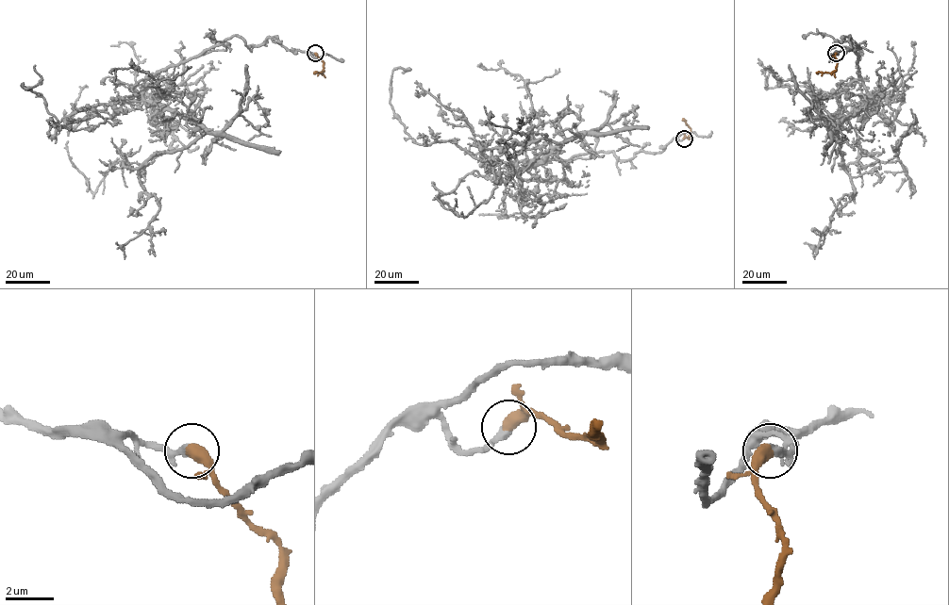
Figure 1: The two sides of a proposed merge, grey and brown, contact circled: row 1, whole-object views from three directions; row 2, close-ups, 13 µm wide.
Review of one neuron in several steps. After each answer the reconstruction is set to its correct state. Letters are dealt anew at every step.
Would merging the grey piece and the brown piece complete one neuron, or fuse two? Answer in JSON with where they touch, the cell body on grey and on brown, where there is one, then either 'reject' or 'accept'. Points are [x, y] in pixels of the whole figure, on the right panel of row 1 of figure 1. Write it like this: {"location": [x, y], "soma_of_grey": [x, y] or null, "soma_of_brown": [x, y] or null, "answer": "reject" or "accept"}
{"location": [836, 53], "soma_of_grey": null, "soma_of_brown": null, "answer": "accept"}

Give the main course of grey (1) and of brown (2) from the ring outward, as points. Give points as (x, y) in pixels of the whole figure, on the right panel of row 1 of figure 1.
1: (836, 53), (857, 45), (850, 36), (868, 99), (837, 126), (841, 164), (899, 161), (913, 192), (895, 141)
2: (836, 53), (836, 69), (816, 73)

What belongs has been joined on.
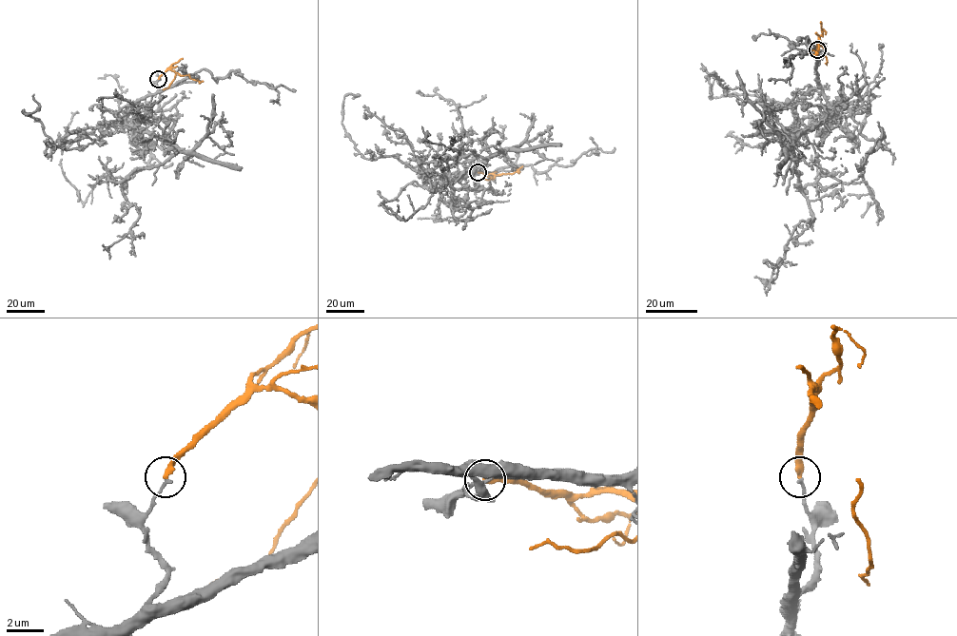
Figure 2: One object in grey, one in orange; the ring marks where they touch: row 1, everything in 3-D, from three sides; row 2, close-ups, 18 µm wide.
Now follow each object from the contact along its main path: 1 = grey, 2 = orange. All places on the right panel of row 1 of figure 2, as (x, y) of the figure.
1: (817, 49), (829, 111), (792, 143), (791, 170), (802, 190), (821, 174), (864, 182), (881, 219), (860, 159)
2: (817, 49), (819, 37), (819, 49), (815, 54), (809, 53)

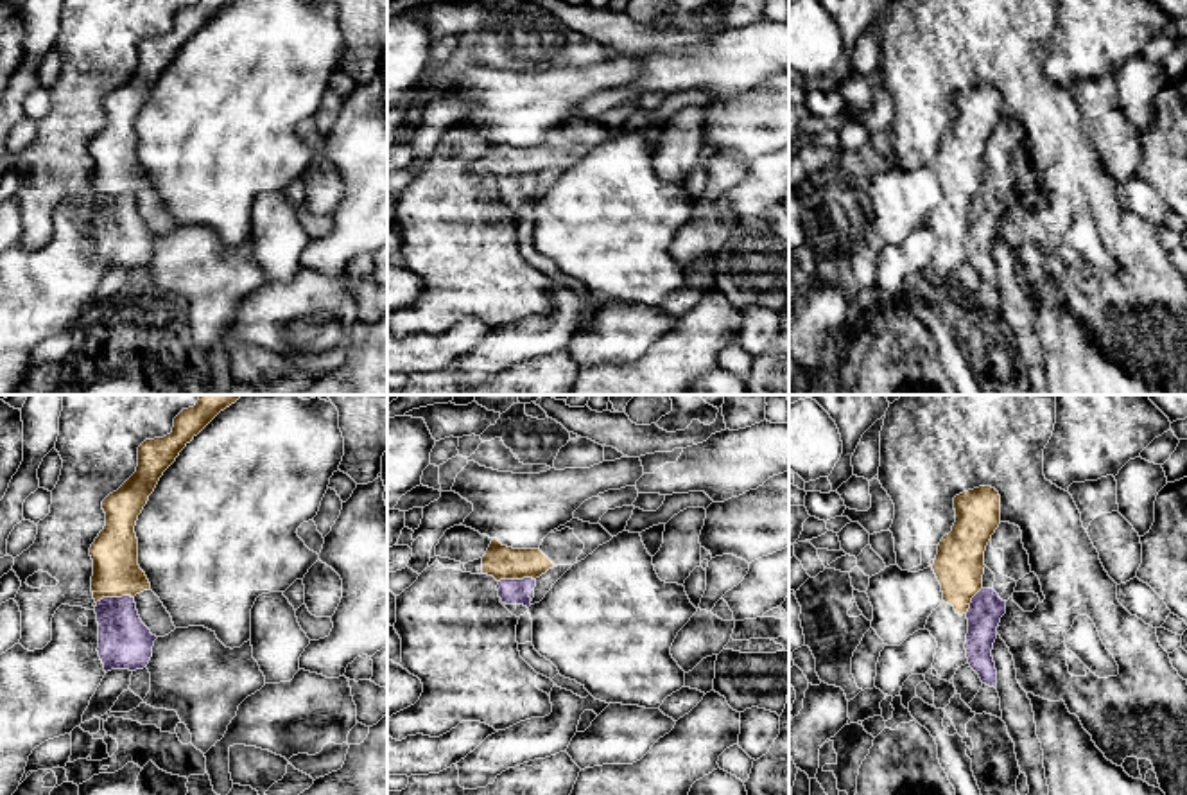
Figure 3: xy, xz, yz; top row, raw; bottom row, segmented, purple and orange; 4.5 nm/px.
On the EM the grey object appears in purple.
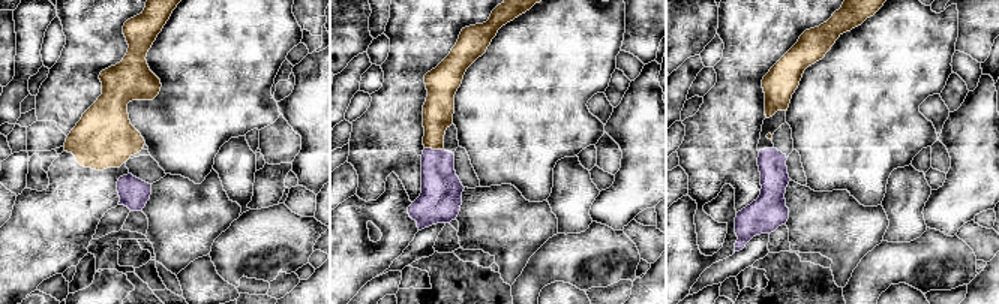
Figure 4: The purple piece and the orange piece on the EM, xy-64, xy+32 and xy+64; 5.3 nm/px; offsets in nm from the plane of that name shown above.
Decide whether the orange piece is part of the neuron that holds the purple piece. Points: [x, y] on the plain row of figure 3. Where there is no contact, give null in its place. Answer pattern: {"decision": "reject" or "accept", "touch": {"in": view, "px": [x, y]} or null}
{"decision": "reject", "touch": {"in": "xy", "px": [113, 196]}}

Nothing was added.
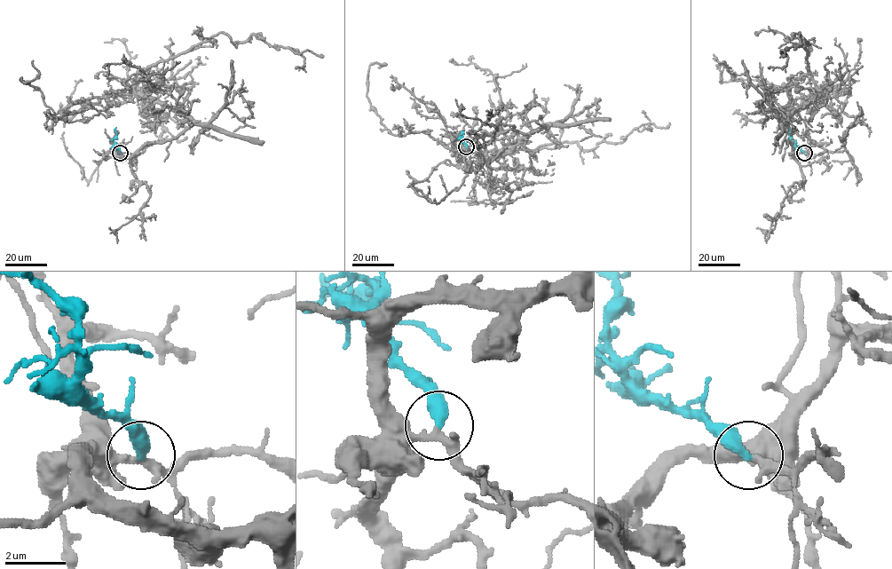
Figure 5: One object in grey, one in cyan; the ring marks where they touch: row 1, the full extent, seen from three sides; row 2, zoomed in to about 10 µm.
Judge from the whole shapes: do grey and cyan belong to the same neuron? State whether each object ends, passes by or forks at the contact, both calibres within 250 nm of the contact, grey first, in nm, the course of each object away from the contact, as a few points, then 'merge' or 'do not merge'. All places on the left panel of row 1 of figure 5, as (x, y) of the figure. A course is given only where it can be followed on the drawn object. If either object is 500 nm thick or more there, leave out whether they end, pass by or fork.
grey passes by | cyan ends | 260/420 nm | grey via (120, 153), (130, 157), (192, 124), (134, 82), (219, 33), (295, 49), (304, 58), (296, 67) | cyan via (120, 153), (113, 139), (116, 135), (116, 127) | merge

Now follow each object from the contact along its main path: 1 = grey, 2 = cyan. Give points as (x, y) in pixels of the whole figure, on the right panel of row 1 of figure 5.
1: (804, 153), (794, 157), (787, 118), (817, 93), (800, 33), (807, 42), (800, 35), (786, 64), (768, 67)
2: (804, 153), (796, 147), (794, 140), (789, 136), (789, 127)

